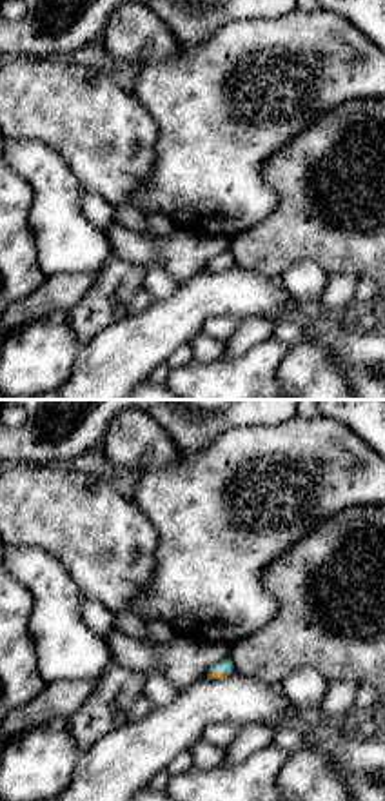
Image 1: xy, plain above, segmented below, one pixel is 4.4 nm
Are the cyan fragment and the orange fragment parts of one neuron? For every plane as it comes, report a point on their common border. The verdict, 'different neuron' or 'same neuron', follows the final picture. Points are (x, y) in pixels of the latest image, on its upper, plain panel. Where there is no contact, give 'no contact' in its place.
(218, 262)

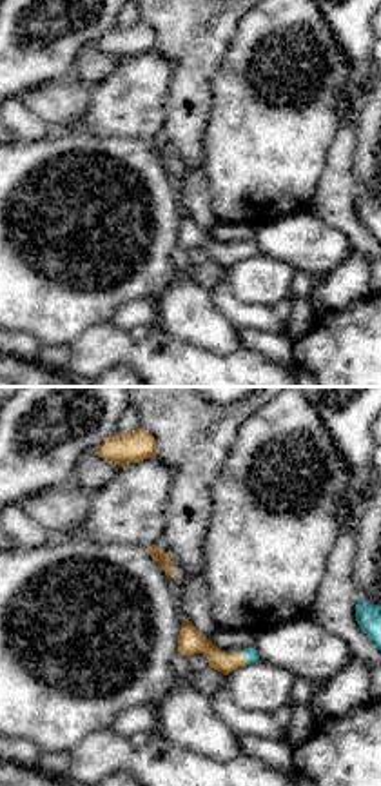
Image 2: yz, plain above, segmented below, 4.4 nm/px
(244, 249)

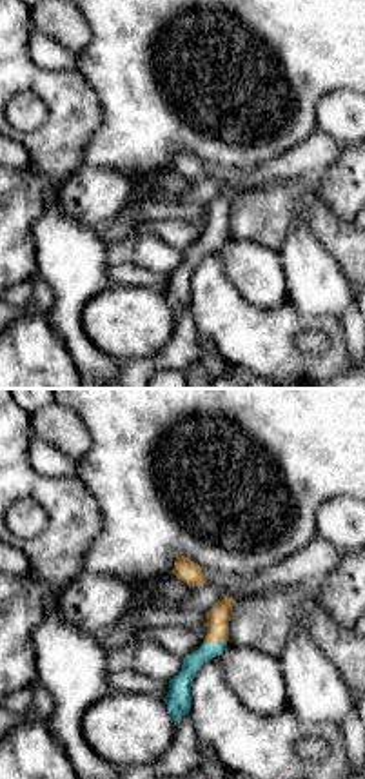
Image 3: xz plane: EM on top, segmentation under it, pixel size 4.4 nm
(215, 236)

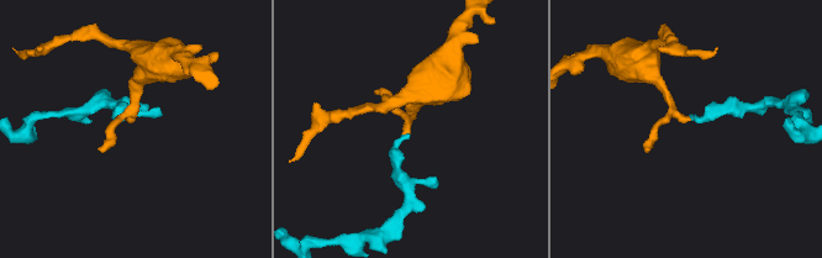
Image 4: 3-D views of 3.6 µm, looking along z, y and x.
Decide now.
same neuron

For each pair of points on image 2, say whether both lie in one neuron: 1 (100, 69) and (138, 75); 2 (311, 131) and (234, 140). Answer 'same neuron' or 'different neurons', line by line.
1: different neurons
2: same neuron

